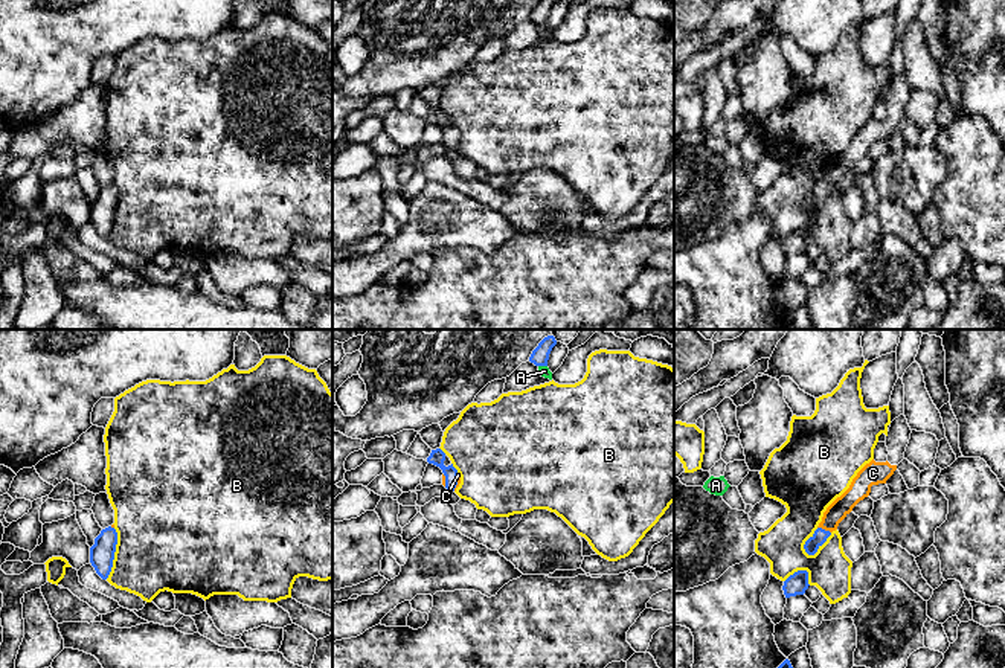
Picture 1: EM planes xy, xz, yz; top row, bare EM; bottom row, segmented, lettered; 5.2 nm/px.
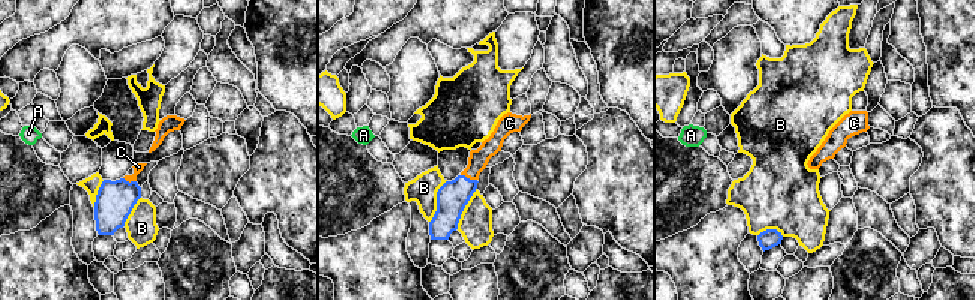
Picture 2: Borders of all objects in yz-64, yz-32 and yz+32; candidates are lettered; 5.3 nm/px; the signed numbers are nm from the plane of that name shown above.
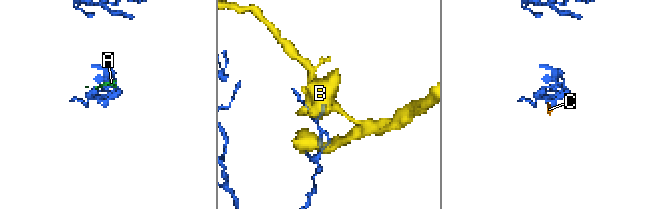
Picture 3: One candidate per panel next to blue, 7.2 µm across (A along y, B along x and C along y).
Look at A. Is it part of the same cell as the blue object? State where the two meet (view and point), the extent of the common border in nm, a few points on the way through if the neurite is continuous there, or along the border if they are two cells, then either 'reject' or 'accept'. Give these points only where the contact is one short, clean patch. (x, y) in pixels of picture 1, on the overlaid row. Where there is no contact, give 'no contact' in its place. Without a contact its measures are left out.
contact xz (543, 365); length 50 nm; border xz (539, 365), (546, 366); reject

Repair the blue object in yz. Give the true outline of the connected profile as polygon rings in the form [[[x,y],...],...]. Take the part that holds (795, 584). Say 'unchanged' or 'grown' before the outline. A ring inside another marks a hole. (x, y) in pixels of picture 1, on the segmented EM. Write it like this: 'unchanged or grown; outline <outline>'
unchanged; outline [[[798,570],[784,581],[782,590],[785,598],[790,598],[796,595],[804,595],[808,586],[808,572]]]

